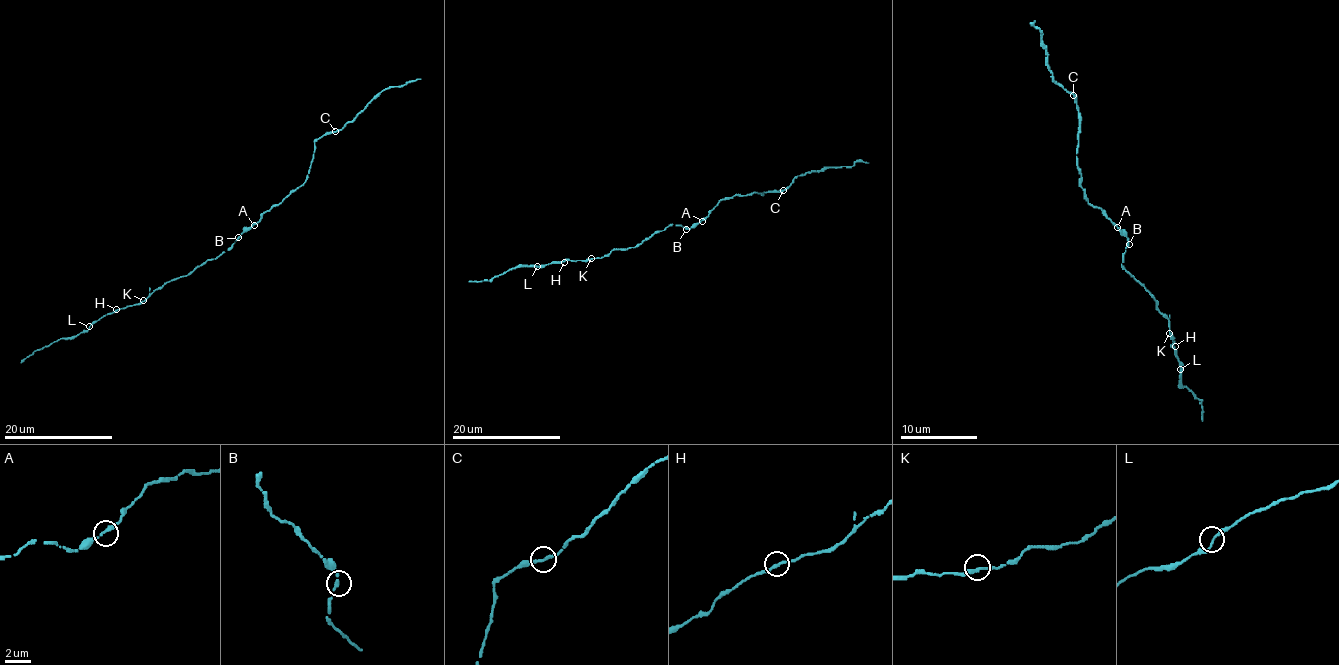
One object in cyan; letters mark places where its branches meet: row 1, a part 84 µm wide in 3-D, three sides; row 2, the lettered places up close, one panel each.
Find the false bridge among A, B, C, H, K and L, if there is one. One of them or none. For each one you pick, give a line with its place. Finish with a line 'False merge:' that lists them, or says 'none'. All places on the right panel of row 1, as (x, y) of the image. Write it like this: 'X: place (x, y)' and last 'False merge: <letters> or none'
False merge: none

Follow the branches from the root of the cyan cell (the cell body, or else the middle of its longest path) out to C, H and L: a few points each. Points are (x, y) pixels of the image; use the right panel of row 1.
C: (1127, 244), (1127, 236), (1100, 208), (1086, 200), (1080, 186), (1080, 169), (1077, 165), (1079, 109), (1073, 94)
H: (1127, 244), (1121, 265), (1154, 296), (1155, 308), (1169, 321), (1169, 333), (1175, 346)
L: (1127, 244), (1121, 265), (1154, 296), (1155, 308), (1169, 321), (1169, 333), (1173, 336), (1180, 369)

